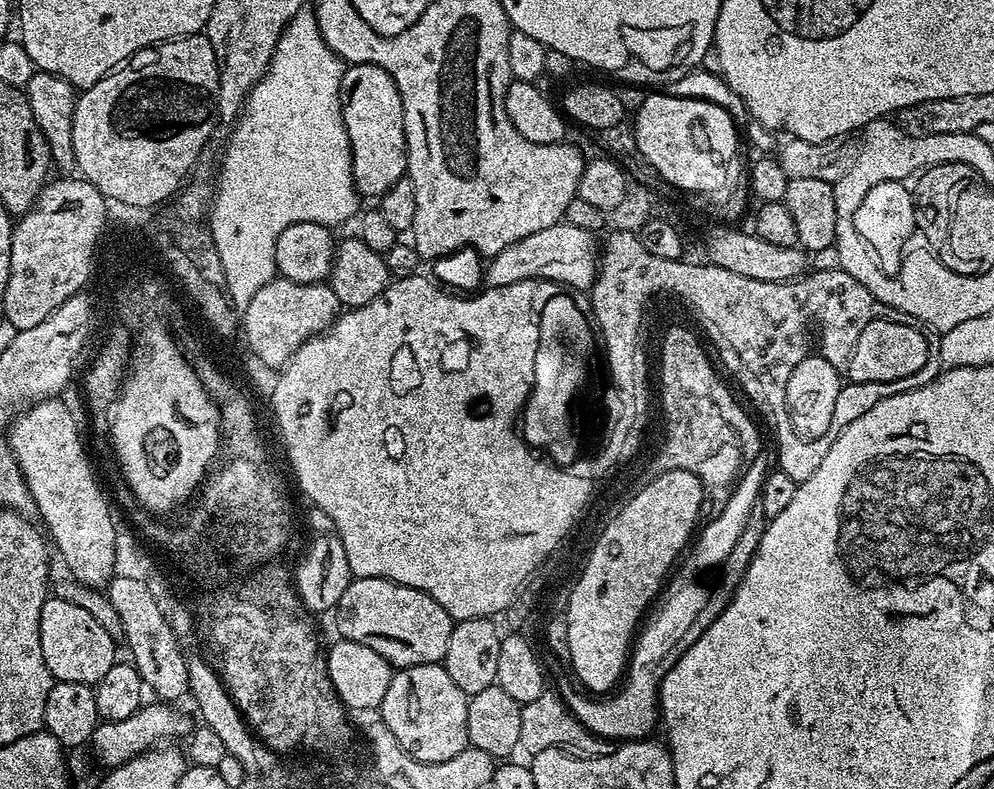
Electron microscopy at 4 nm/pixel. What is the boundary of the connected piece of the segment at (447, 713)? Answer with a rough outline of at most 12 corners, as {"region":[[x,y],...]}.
{"region":[[443,663],[392,673],[379,719],[418,762],[469,747]]}

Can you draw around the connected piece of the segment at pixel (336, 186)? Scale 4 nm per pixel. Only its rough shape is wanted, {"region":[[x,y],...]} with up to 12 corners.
{"region":[[280,35],[214,176],[233,305],[298,222],[357,215],[345,61]]}

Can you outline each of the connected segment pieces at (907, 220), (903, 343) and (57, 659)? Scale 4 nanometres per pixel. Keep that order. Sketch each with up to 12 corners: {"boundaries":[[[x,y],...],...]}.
{"boundaries":[[[903,181],[872,186],[855,229],[881,273],[896,276],[917,227]],[[881,316],[844,368],[853,385],[914,375],[932,347],[911,323]],[[49,598],[42,658],[53,681],[93,686],[117,641],[87,610]]]}

